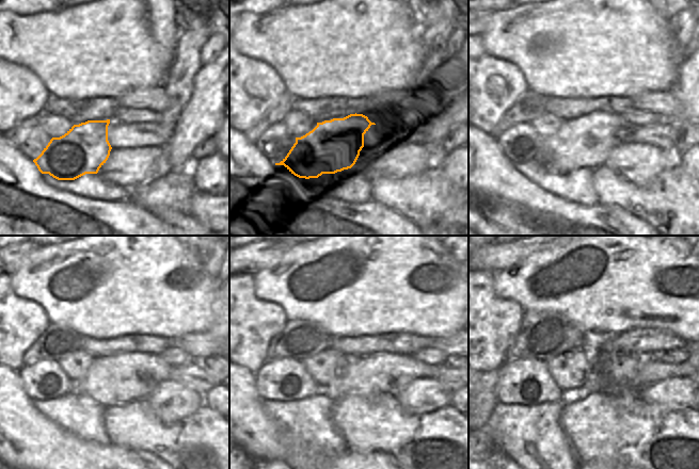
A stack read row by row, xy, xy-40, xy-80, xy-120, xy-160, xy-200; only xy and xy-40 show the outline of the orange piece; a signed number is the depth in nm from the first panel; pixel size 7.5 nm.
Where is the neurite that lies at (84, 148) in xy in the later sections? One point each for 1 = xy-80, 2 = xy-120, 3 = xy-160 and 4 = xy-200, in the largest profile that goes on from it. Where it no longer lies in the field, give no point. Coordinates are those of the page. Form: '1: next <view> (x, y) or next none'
1: next xy-80 (583, 143)
2: next xy-120 (115, 379)
3: next xy-160 (380, 372)
4: next xy-200 (608, 373)

